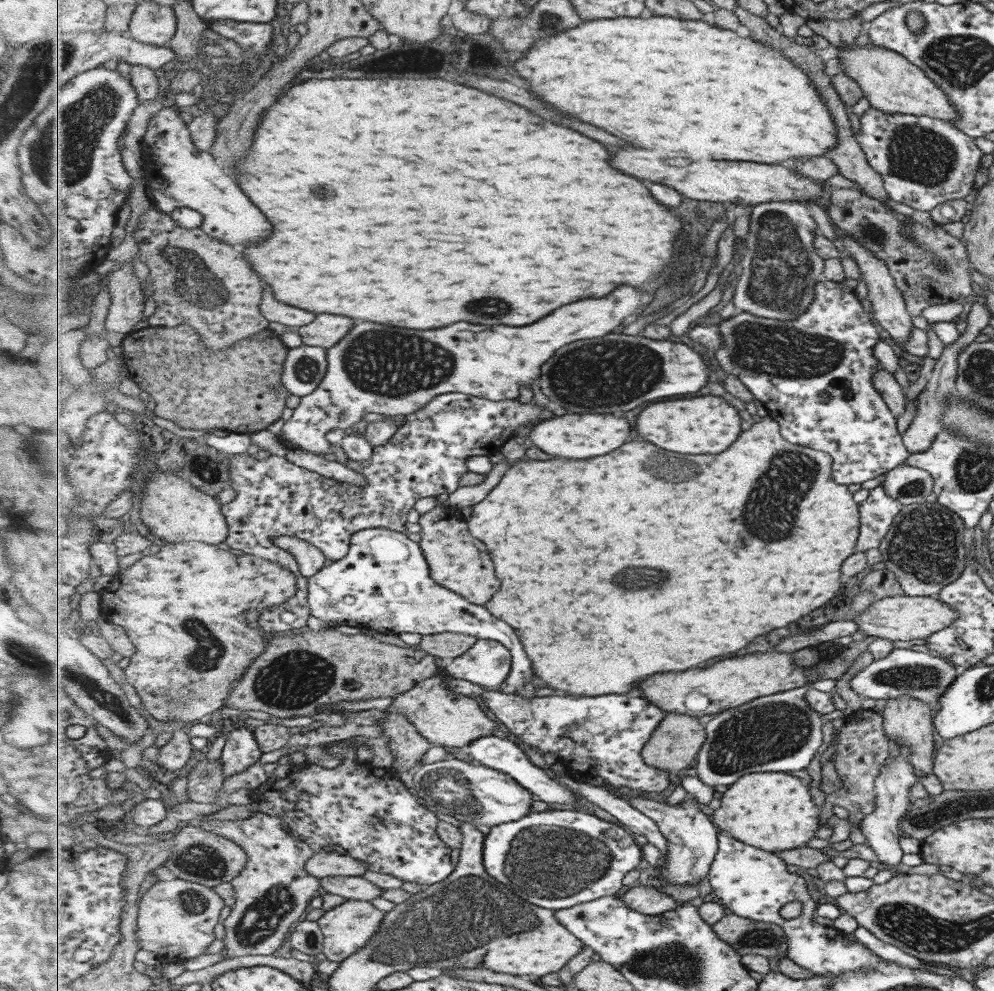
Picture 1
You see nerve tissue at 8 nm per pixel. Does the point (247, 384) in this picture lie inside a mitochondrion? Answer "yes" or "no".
no

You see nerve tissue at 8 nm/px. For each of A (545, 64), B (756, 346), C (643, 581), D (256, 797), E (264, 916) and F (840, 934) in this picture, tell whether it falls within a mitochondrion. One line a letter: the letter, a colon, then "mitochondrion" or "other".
A: other
B: mitochondrion
C: mitochondrion
D: other
E: mitochondrion
F: other

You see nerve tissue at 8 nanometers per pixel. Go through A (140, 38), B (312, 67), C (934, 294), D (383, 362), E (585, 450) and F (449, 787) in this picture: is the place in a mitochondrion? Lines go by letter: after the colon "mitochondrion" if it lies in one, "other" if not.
A: other
B: other
C: other
D: mitochondrion
E: other
F: mitochondrion

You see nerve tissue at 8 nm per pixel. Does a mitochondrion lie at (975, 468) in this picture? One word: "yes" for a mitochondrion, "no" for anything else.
yes

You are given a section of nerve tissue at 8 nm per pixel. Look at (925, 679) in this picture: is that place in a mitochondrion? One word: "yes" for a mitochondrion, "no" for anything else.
yes

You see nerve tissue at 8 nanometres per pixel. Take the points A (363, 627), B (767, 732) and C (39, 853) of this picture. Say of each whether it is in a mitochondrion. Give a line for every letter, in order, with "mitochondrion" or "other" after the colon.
A: other
B: mitochondrion
C: other

